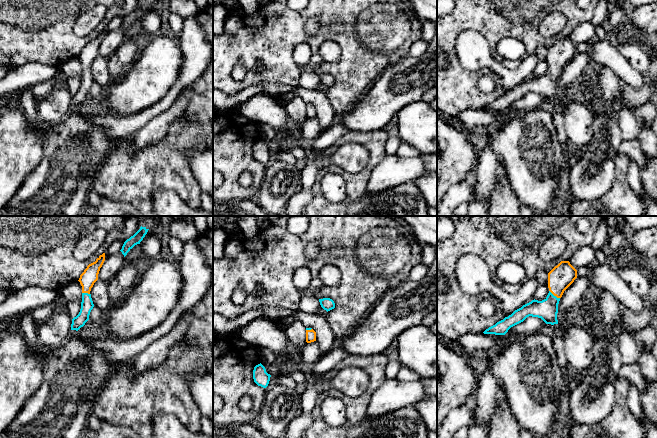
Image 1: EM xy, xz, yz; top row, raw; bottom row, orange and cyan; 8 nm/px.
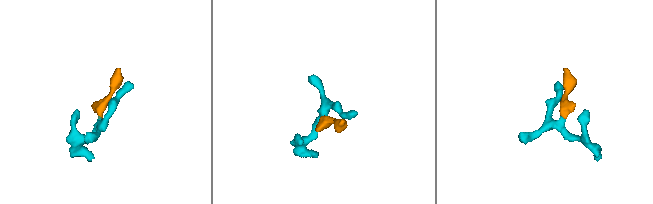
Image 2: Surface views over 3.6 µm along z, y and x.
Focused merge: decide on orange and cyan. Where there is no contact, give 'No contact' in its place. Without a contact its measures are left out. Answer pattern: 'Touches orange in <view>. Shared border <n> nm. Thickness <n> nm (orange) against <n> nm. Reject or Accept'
Touches orange in yz. Shared border 110 nm. Thickness 190 nm (orange) against 170 nm. Accept

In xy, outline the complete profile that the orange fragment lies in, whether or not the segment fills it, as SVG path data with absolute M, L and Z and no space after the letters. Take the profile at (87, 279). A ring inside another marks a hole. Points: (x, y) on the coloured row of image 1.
M105 253L100 255L95 262L89 264L84 272L80 275L79 282L82 286L82 302L79 314L72 319L71 330L78 331L89 320L89 315L94 307L91 298L91 288L98 280L100 268L105 261Z

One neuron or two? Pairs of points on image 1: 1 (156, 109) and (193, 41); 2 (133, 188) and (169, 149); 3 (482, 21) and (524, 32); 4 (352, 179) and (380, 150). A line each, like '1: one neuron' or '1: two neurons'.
1: one neuron
2: one neuron
3: one neuron
4: one neuron

